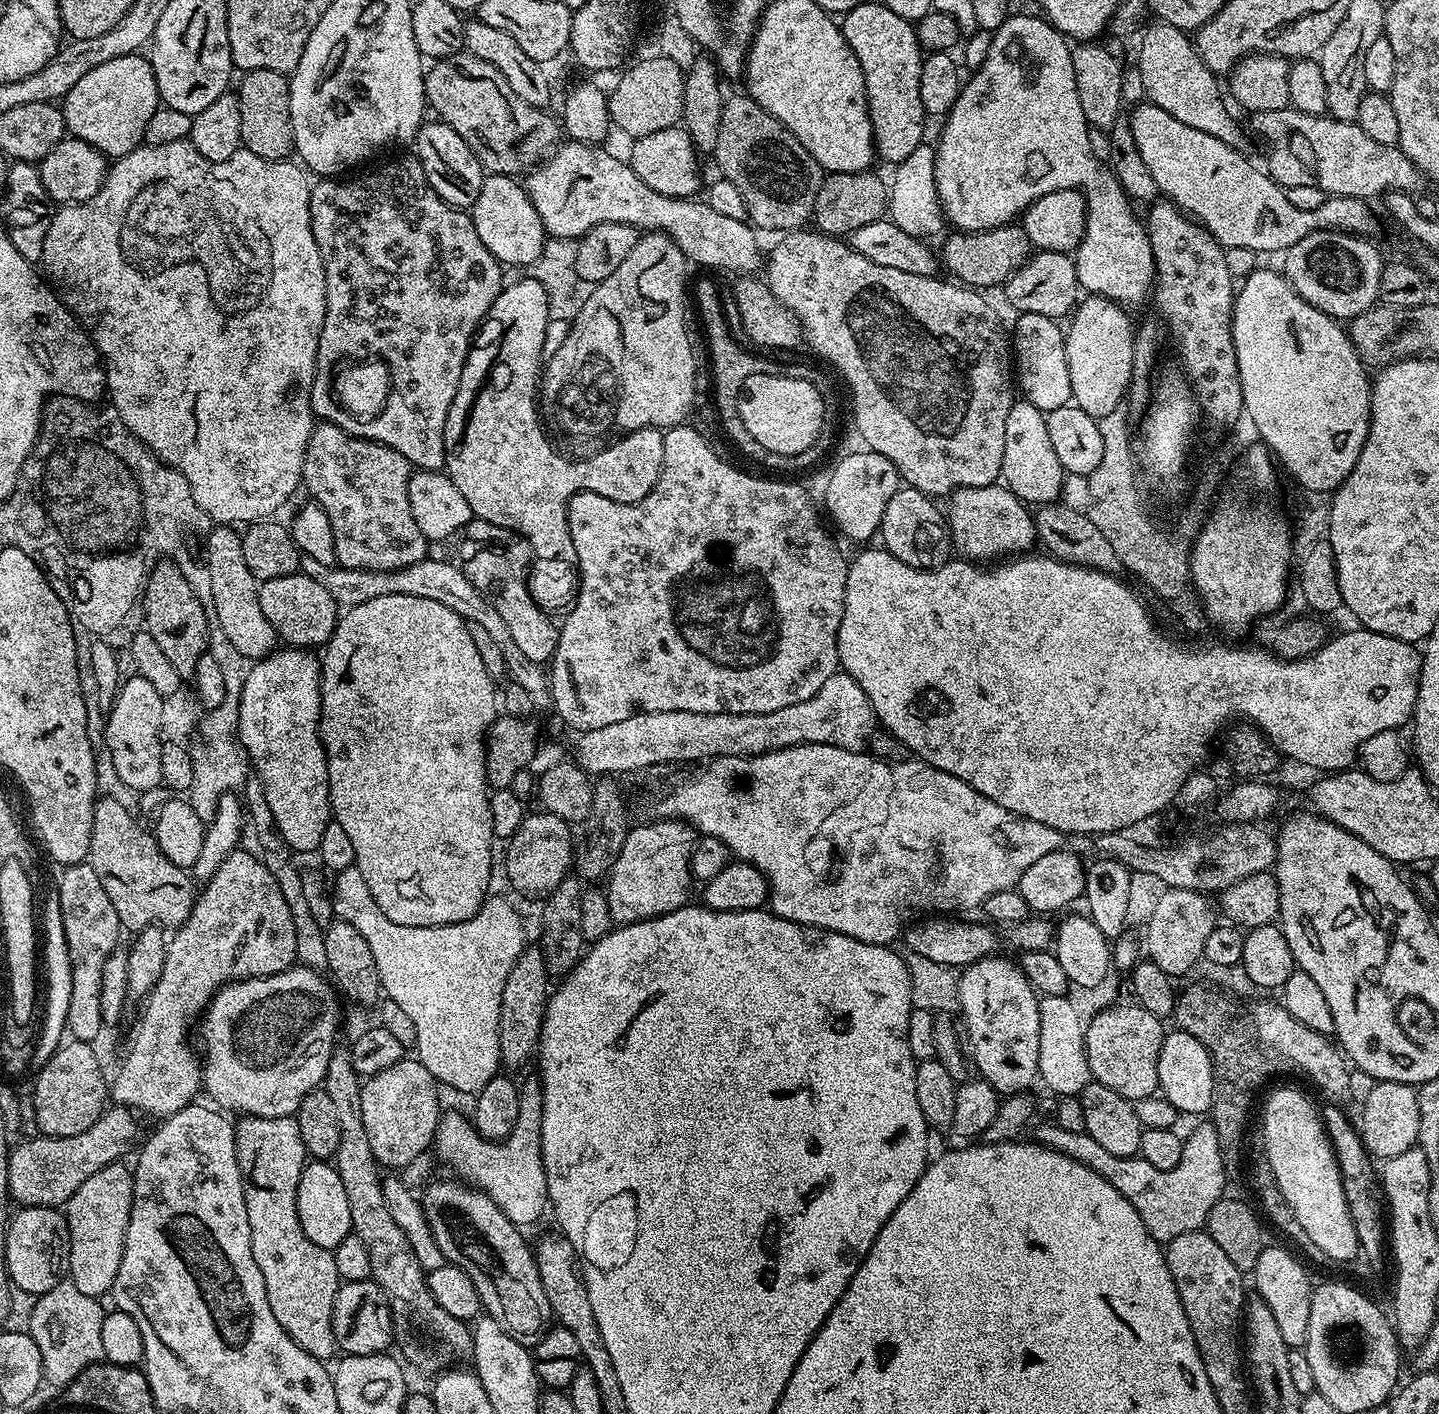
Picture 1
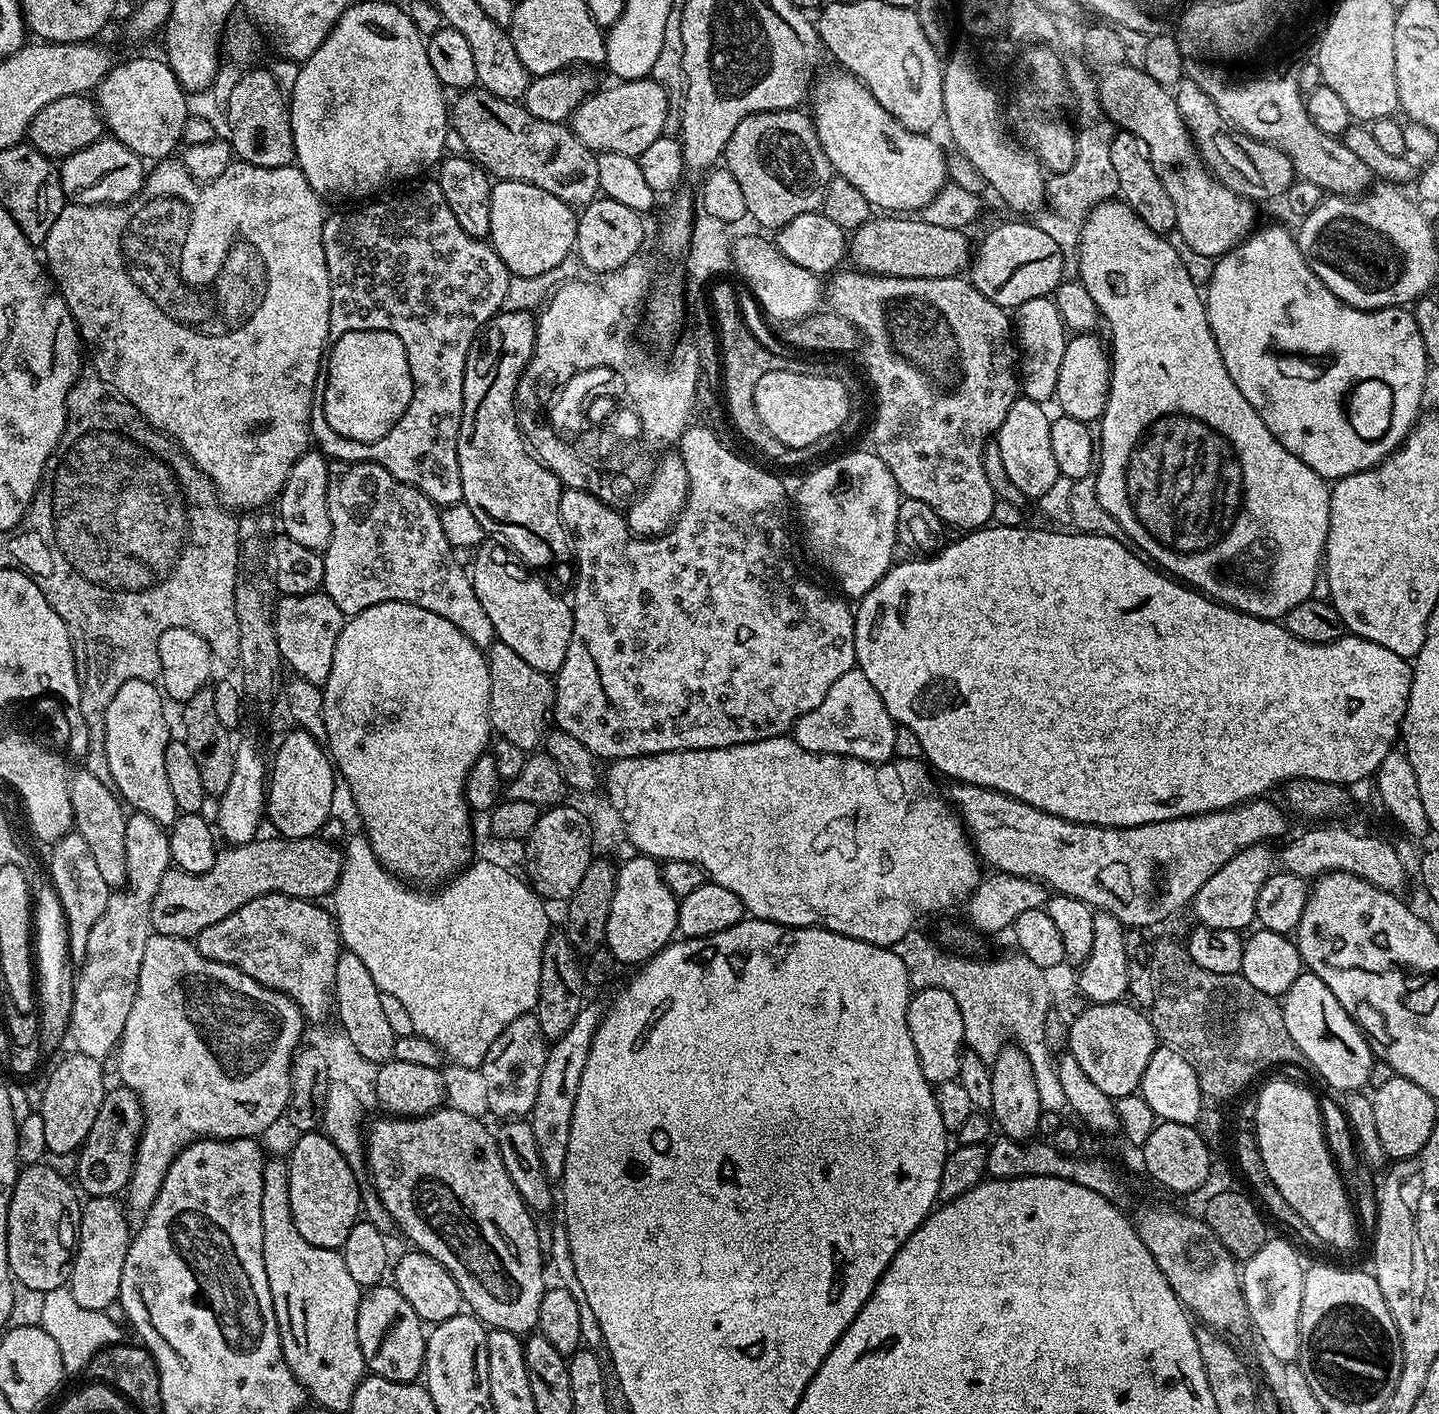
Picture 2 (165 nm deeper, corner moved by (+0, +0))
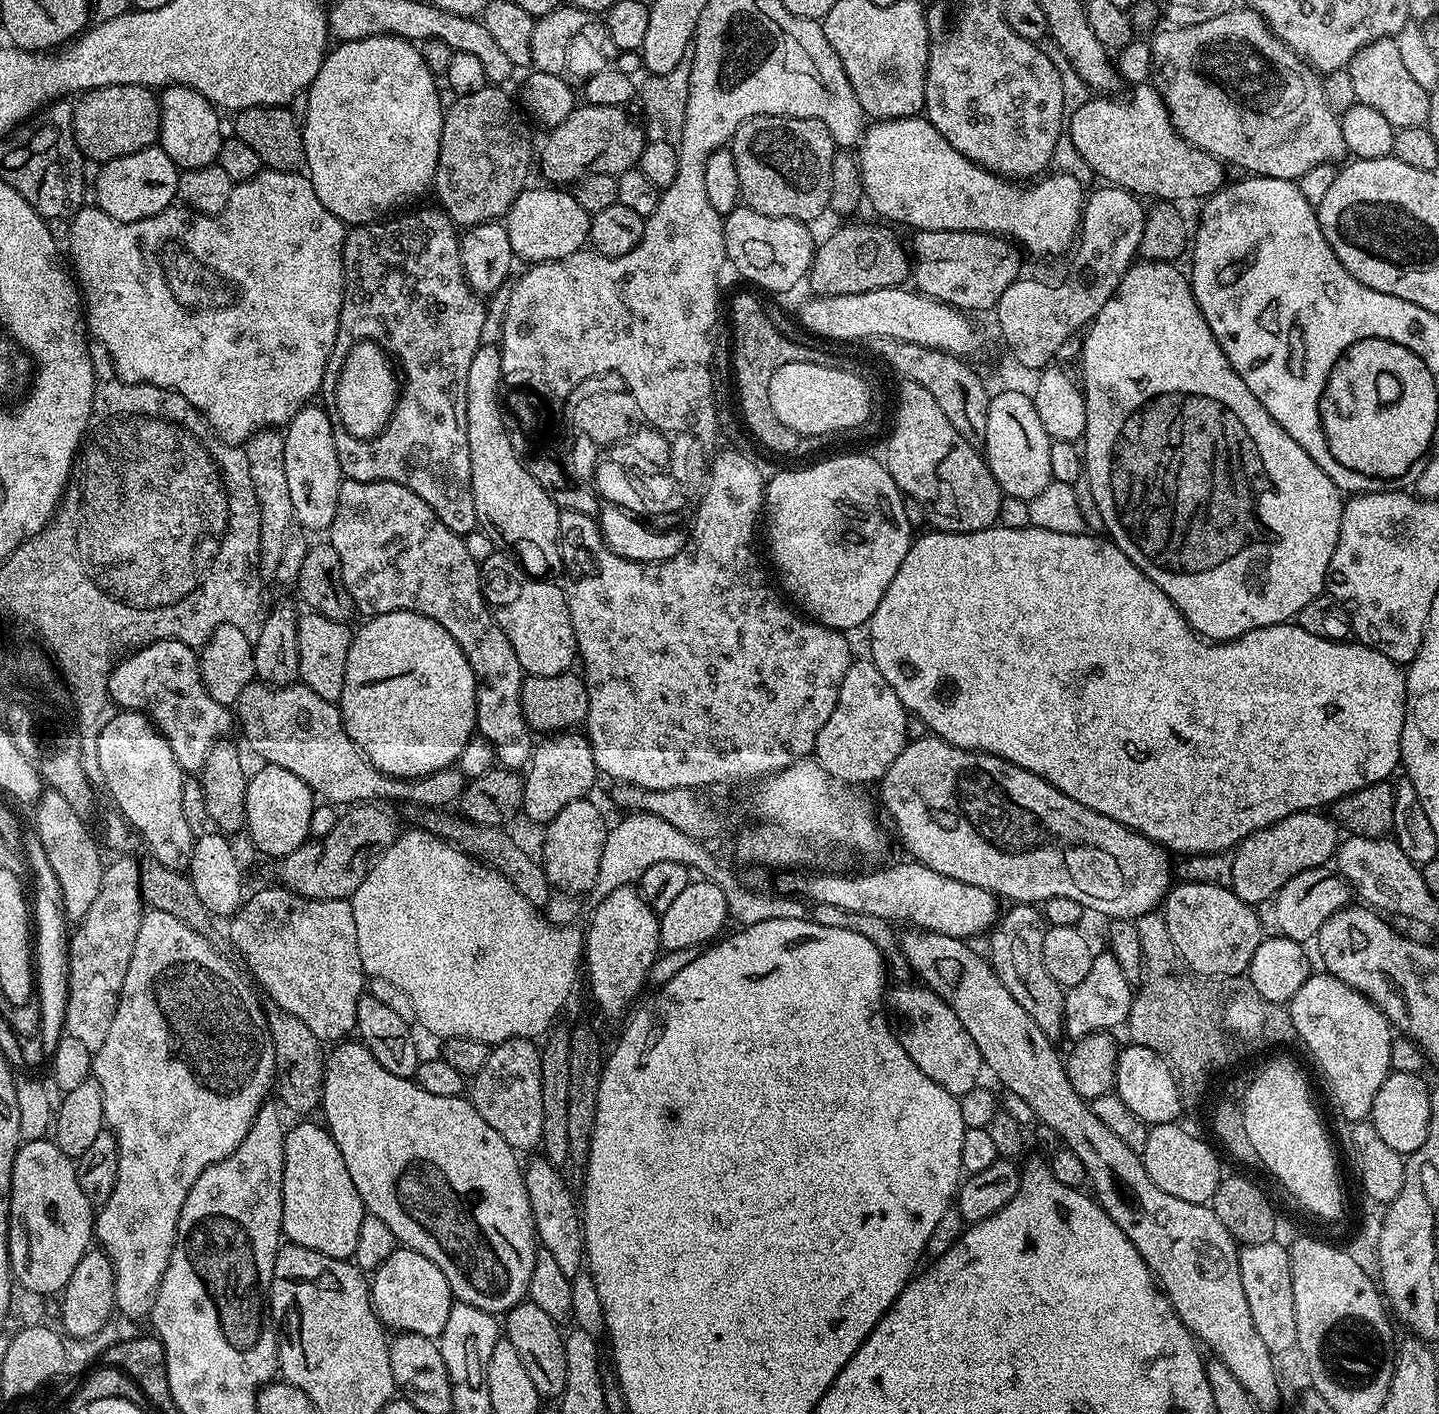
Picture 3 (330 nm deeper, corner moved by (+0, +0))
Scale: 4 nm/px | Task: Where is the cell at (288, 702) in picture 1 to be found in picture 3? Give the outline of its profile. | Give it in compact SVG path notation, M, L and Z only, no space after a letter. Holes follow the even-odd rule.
M264 764L248 776L246 790L246 833L253 840L257 853L283 858L304 845L310 836L310 814L314 807L314 793L298 774L282 770L282 766Z

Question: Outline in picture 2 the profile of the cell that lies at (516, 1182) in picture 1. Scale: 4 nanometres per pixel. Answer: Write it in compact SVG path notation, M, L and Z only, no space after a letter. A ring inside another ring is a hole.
M592 1002L585 1003L578 1018L574 1018L570 1030L566 1030L562 1038L551 1041L546 1066L542 1066L542 1078L538 1082L538 1098L534 1098L530 1123L538 1154L541 1156L541 1166L544 1168L545 1176L552 1182L559 1181L564 1175L566 1146L570 1142L570 1122L574 1114L578 1082L582 1082L582 1070L586 1068L586 1058L590 1054L592 1039L604 1014L603 1007L599 1008Z

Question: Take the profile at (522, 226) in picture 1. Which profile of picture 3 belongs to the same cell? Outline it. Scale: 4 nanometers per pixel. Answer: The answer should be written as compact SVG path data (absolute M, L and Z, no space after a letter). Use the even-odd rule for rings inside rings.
M556 186L532 187L525 187L518 194L503 221L504 228L510 234L513 257L517 261L525 260L525 265L531 266L561 260L581 251L589 243L588 231L592 225L590 214L582 210L571 191Z

